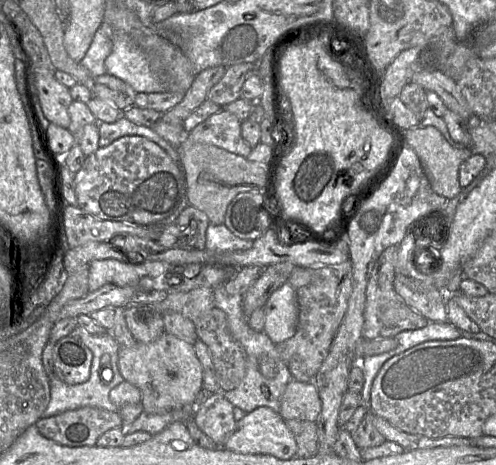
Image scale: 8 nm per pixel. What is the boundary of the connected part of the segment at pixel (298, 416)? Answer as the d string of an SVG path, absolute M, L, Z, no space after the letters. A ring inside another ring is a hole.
M290 380L281 398L280 416L284 421L317 422L321 413L321 400L313 381Z

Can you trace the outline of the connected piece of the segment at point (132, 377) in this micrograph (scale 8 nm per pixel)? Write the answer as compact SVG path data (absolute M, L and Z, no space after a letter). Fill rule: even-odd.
M163 333L150 343L119 347L118 368L124 379L141 392L143 412L159 414L194 406L202 396L202 366L193 344Z

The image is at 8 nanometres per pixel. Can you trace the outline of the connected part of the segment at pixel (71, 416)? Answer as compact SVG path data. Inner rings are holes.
M91 406L40 418L35 423L42 436L67 447L96 446L103 433L121 425L118 411Z

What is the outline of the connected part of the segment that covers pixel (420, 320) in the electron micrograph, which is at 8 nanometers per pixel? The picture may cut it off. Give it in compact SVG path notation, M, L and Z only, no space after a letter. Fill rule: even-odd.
M398 246L386 248L373 264L366 287L366 303L362 336L365 339L392 338L406 330L423 328L431 323L417 311L411 309L397 294L394 287L395 267L398 259Z

